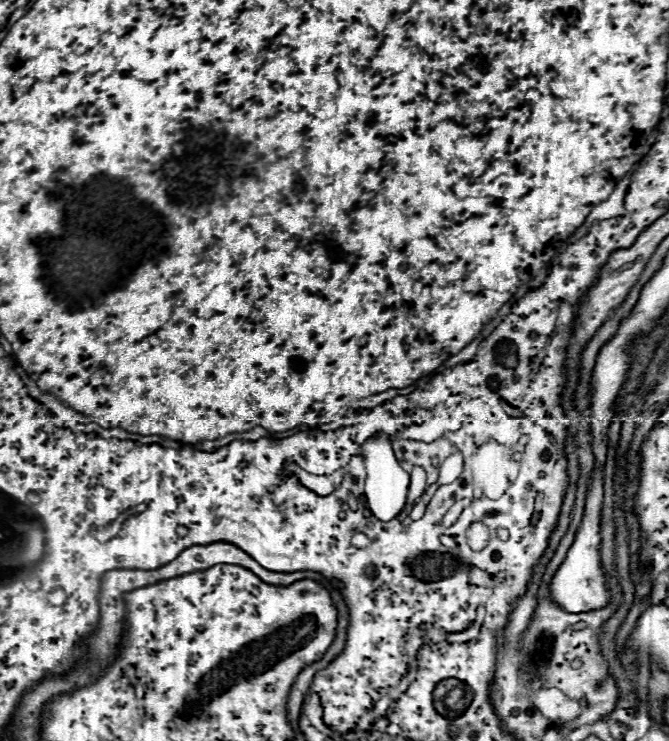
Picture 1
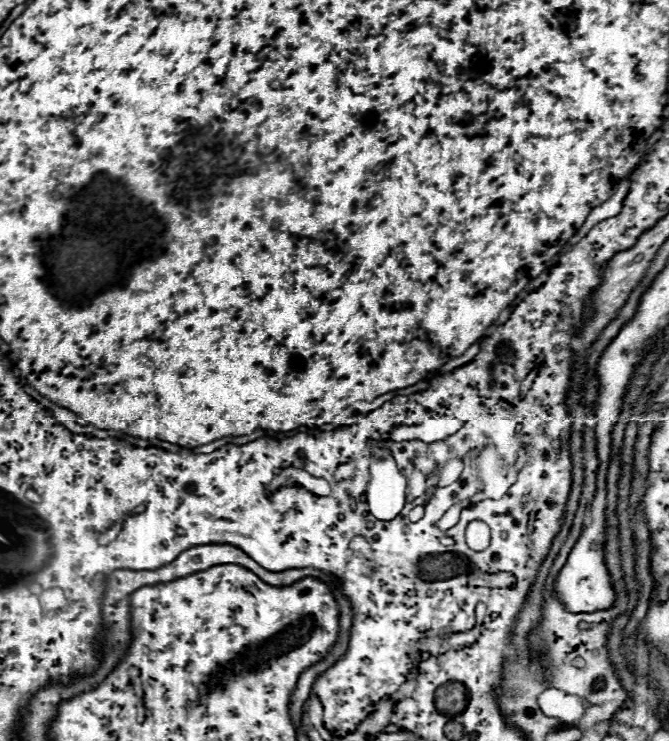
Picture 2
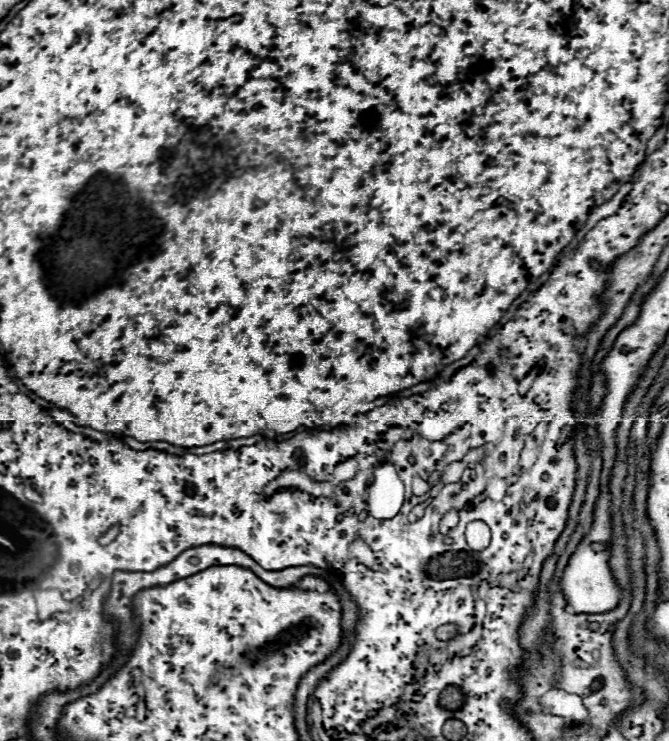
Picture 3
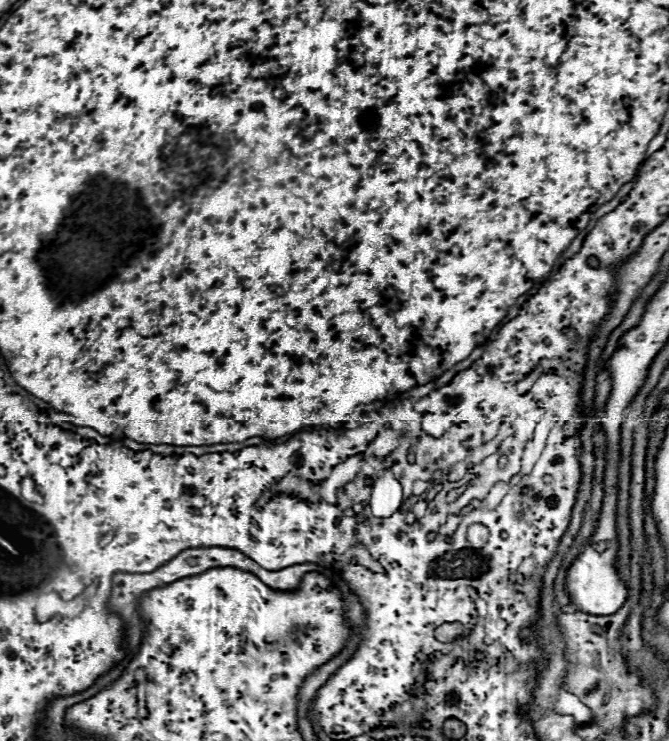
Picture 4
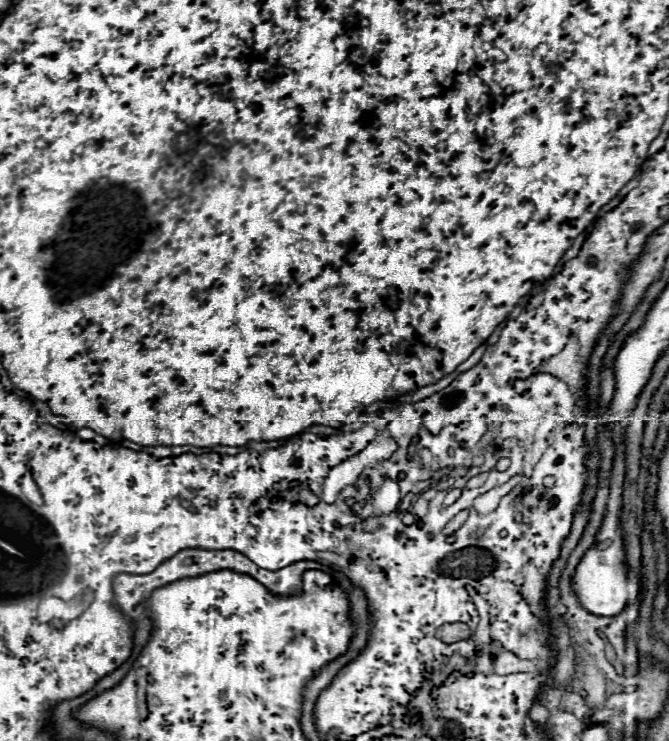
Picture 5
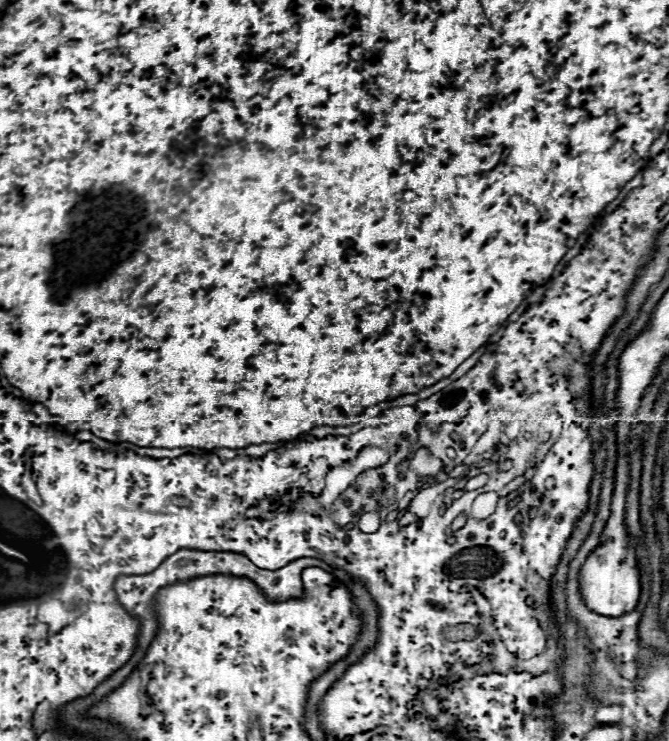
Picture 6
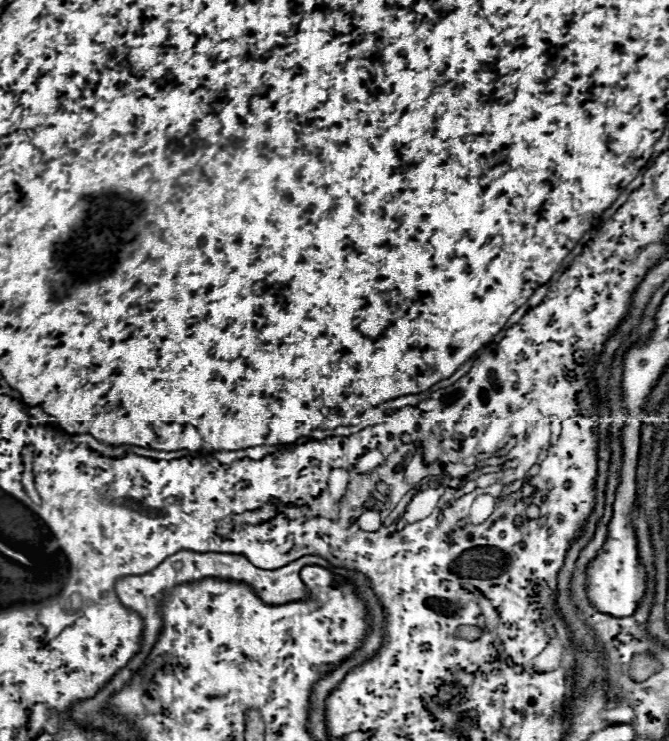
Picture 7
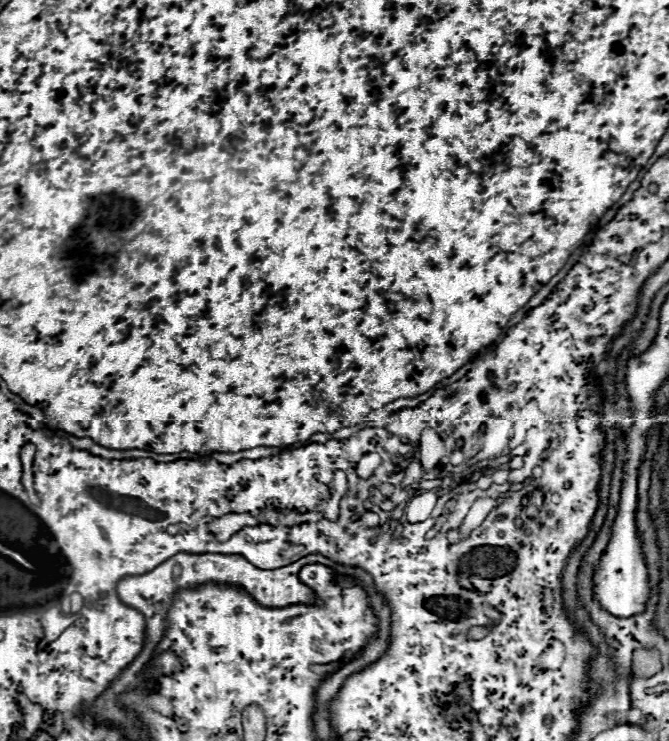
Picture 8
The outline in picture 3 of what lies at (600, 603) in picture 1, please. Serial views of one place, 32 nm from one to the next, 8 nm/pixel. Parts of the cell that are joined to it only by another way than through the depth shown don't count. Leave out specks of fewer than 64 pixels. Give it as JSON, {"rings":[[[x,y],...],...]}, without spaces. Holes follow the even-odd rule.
{"rings":[[[600,500],[600,504],[606,504],[600,516],[596,516],[594,510],[594,522],[586,536],[580,540],[576,552],[570,556],[562,578],[560,578],[560,590],[566,598],[566,604],[572,612],[588,612],[588,614],[598,614],[598,612],[610,612],[618,606],[620,602],[620,588],[616,586],[616,580],[610,572],[608,566],[608,542],[610,542],[610,514],[608,514],[608,502]]]}

